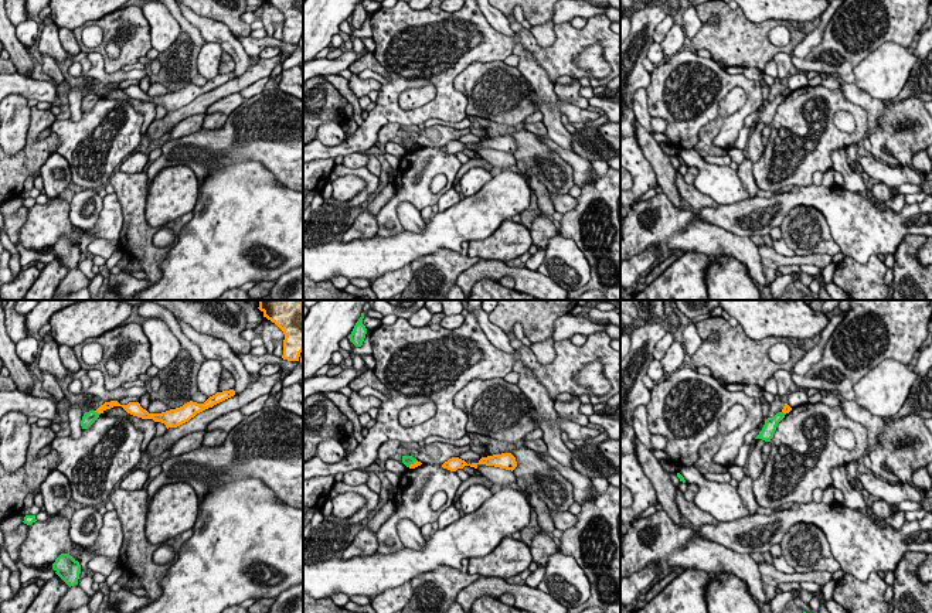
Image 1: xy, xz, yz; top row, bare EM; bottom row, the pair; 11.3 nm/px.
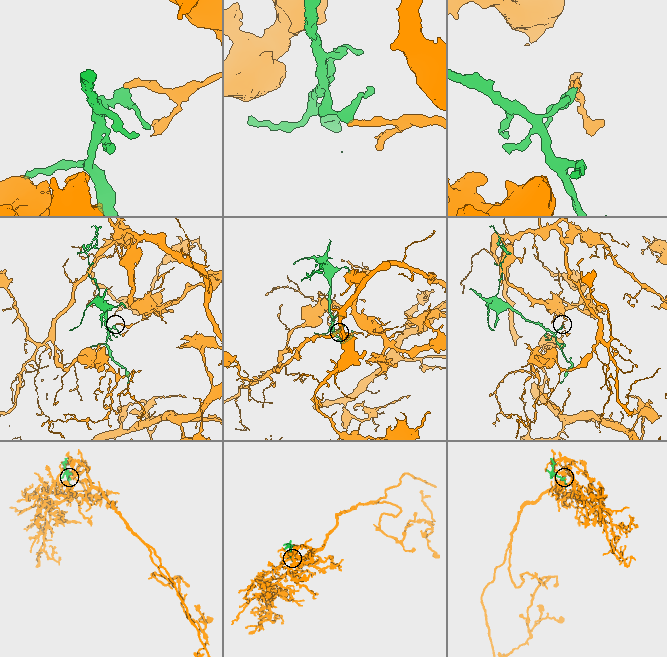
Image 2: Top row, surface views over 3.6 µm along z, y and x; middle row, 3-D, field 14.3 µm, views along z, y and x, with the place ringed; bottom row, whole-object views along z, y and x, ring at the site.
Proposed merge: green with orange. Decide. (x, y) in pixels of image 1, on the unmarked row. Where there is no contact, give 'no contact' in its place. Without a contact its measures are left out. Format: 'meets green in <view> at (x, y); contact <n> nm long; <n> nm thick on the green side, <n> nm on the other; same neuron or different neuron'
meets green in xy at (97, 95); contact 90 nm long; 140 nm thick on the green side, 90 nm on the other; different neuron

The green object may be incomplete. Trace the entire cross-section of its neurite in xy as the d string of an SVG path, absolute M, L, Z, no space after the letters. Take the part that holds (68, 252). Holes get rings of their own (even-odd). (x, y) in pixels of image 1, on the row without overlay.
M61 236L52 246L55 256L71 270L78 268L81 248L68 236Z

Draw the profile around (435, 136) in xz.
M399 125L399 129L405 132L416 132L419 136L416 143L426 147L443 147L449 142L459 140L462 136L470 133L470 127L452 129L448 126L431 126L419 129L416 125L412 126Z

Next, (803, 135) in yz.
M822 85L805 86L792 91L778 106L771 122L771 136L763 154L752 166L754 178L759 190L778 193L786 185L810 185L814 171L826 173L833 168L831 151L847 149L858 143L867 132L868 115L858 105L847 101L840 89L827 89ZM848 112L856 119L856 132L841 132L834 125L834 115Z

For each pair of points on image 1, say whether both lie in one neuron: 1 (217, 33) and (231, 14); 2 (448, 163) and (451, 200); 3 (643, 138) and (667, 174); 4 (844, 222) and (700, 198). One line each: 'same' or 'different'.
1: different
2: different
3: same
4: different

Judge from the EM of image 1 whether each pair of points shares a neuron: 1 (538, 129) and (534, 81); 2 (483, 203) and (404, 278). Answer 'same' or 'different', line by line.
1: different
2: different

